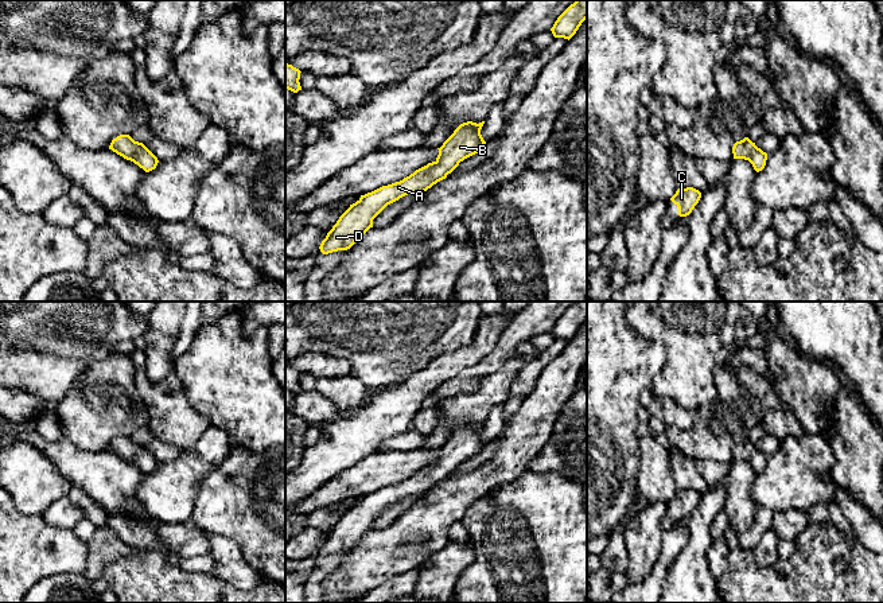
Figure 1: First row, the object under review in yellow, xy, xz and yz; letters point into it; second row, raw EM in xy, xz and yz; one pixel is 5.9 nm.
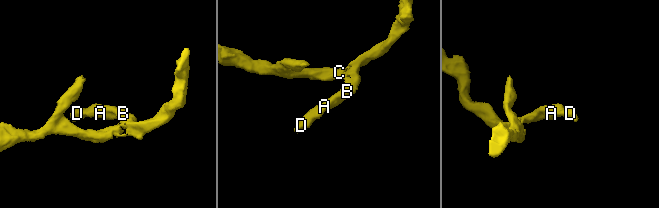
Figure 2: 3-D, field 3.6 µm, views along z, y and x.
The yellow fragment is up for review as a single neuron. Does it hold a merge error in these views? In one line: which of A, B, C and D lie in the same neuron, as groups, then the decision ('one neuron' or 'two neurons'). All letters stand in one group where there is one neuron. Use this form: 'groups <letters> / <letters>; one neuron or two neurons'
groups A B C D; one neuron

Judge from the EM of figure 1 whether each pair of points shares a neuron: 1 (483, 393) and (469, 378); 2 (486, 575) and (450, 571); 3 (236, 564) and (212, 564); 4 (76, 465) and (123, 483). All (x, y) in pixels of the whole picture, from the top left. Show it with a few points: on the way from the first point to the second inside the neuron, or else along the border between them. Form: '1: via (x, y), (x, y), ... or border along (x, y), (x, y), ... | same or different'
1: border along (502, 366), (489, 373), (471, 392), (448, 399) | different
2: border along (471, 545), (474, 560), (462, 572), (454, 588) | different
3: border along (209, 552), (217, 563), (217, 575) | different
4: via (88, 470), (111, 478) | same

